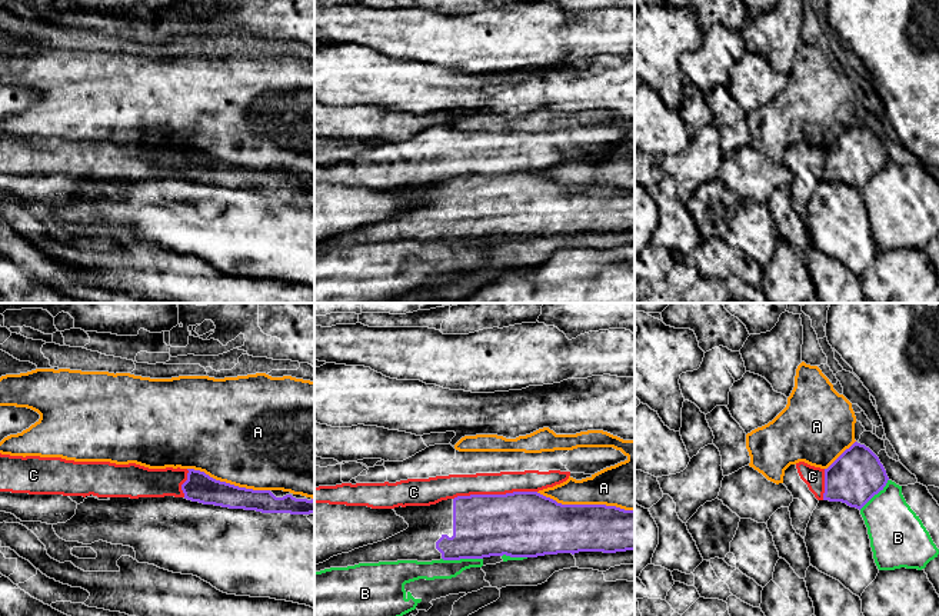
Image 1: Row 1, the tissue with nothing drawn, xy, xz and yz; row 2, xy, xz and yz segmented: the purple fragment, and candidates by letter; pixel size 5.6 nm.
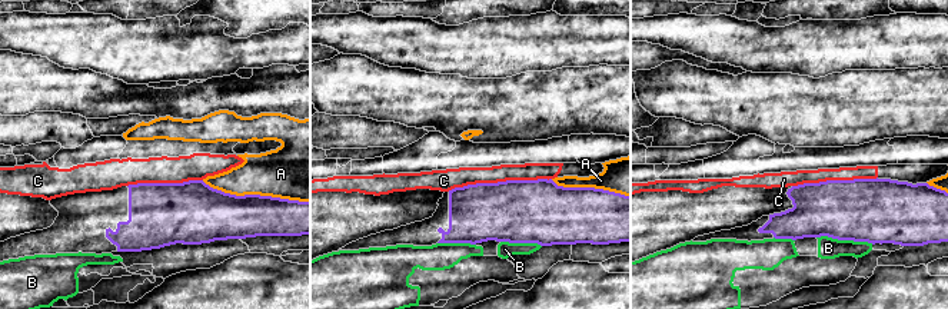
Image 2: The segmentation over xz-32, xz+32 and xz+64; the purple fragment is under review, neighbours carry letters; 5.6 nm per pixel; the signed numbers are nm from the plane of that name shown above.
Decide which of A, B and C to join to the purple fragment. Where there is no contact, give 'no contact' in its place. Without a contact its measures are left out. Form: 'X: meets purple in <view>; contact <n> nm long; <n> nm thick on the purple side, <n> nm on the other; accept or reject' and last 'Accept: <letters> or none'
A: meets purple in xz; contact 550 nm long; 300 nm thick on the purple side, 260 nm on the other; reject
B: meets purple in xz; contact 240 nm long; 360 nm thick on the purple side, 110 nm on the other; reject
C: meets purple in xz; contact 480 nm long; 360 nm thick on the purple side, 130 nm on the other; reject
Accept: none

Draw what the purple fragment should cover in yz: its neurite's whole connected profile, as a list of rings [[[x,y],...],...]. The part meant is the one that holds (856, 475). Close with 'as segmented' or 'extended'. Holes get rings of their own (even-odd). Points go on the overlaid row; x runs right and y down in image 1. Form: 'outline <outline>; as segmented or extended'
outline [[[855,442],[825,469],[823,500],[862,509],[886,486],[889,477],[879,457]]]; as segmented

